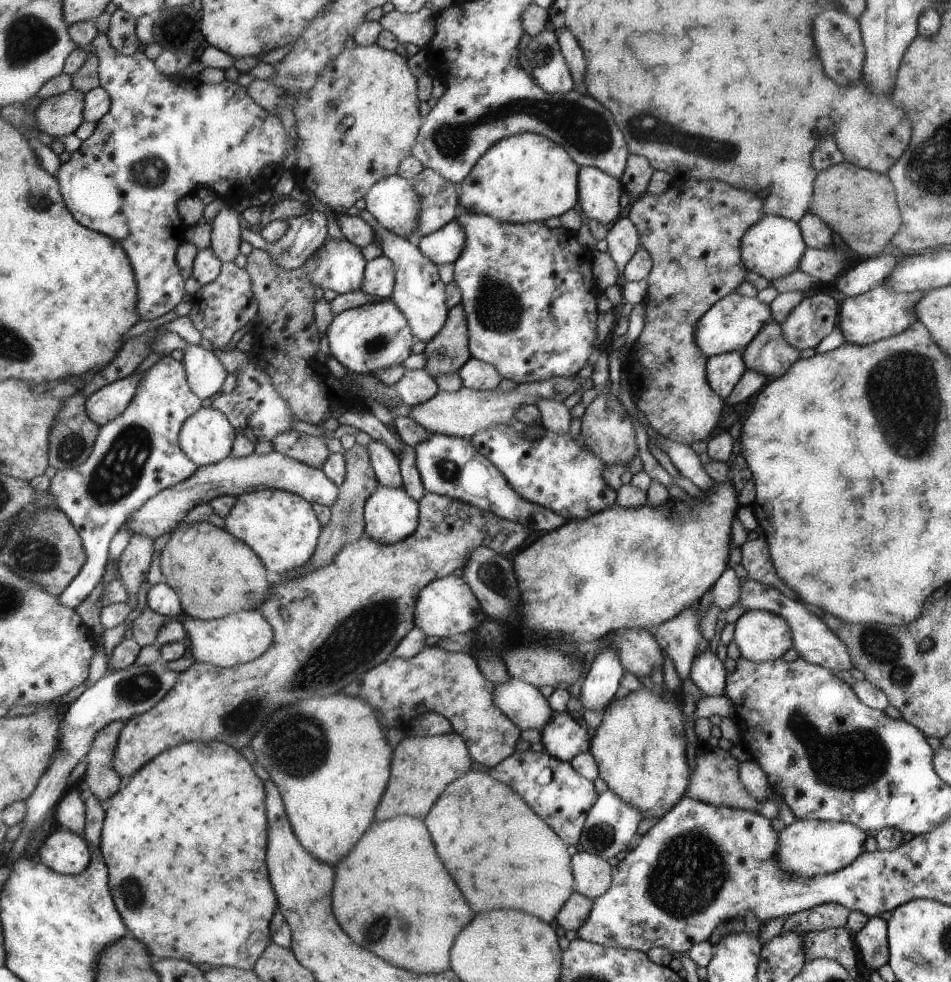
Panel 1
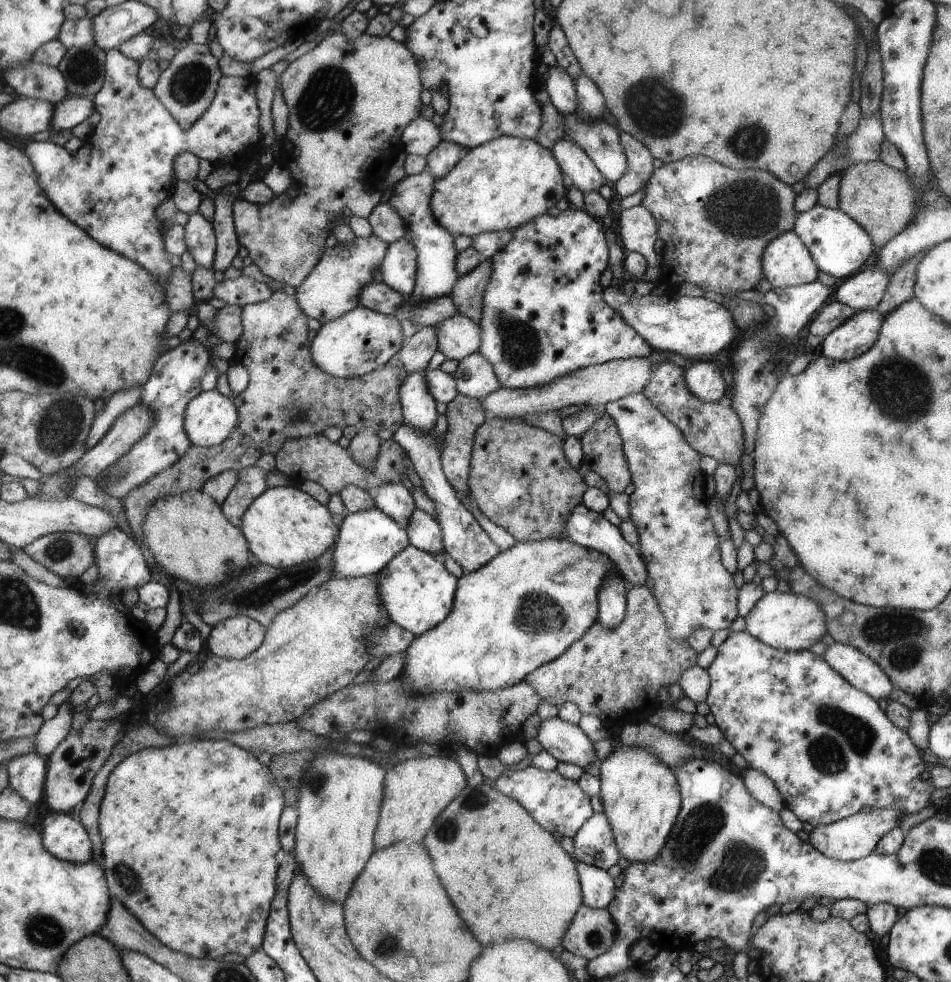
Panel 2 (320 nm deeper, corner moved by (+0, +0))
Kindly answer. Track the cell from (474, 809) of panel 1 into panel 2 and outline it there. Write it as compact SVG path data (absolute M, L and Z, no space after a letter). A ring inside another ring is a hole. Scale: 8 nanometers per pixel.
M484 783L467 785L459 792L455 804L447 804L447 812L435 820L435 828L431 828L425 838L427 840L422 842L427 846L427 852L431 852L431 860L435 860L435 872L439 872L443 888L447 888L447 896L455 900L459 916L467 920L467 928L475 932L475 938L483 946L519 936L547 951L560 949L571 919L581 906L580 880L575 872L577 862L571 860L559 842L517 800Z

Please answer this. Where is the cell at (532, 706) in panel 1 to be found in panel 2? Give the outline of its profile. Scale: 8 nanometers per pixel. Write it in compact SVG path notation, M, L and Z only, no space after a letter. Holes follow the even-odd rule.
M557 716L539 722L535 739L542 750L553 756L557 762L575 764L584 769L598 760L593 744L580 728Z

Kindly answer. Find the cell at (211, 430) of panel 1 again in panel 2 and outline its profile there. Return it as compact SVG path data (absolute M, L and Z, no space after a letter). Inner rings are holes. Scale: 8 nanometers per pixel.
M219 390L204 391L195 398L186 411L185 428L193 446L217 446L235 431L239 423L235 400Z

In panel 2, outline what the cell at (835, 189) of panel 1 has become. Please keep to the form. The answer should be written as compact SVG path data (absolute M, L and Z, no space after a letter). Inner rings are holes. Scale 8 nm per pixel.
M878 160L851 164L841 174L836 209L855 220L869 234L875 250L887 244L910 223L914 212L914 192L905 180L905 172Z

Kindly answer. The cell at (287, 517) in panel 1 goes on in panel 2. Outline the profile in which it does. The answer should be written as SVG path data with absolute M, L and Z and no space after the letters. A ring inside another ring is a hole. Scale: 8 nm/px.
M297 485L267 488L243 516L241 528L250 541L256 561L276 568L291 567L303 560L317 558L333 544L335 534L338 534L326 506L318 504Z

